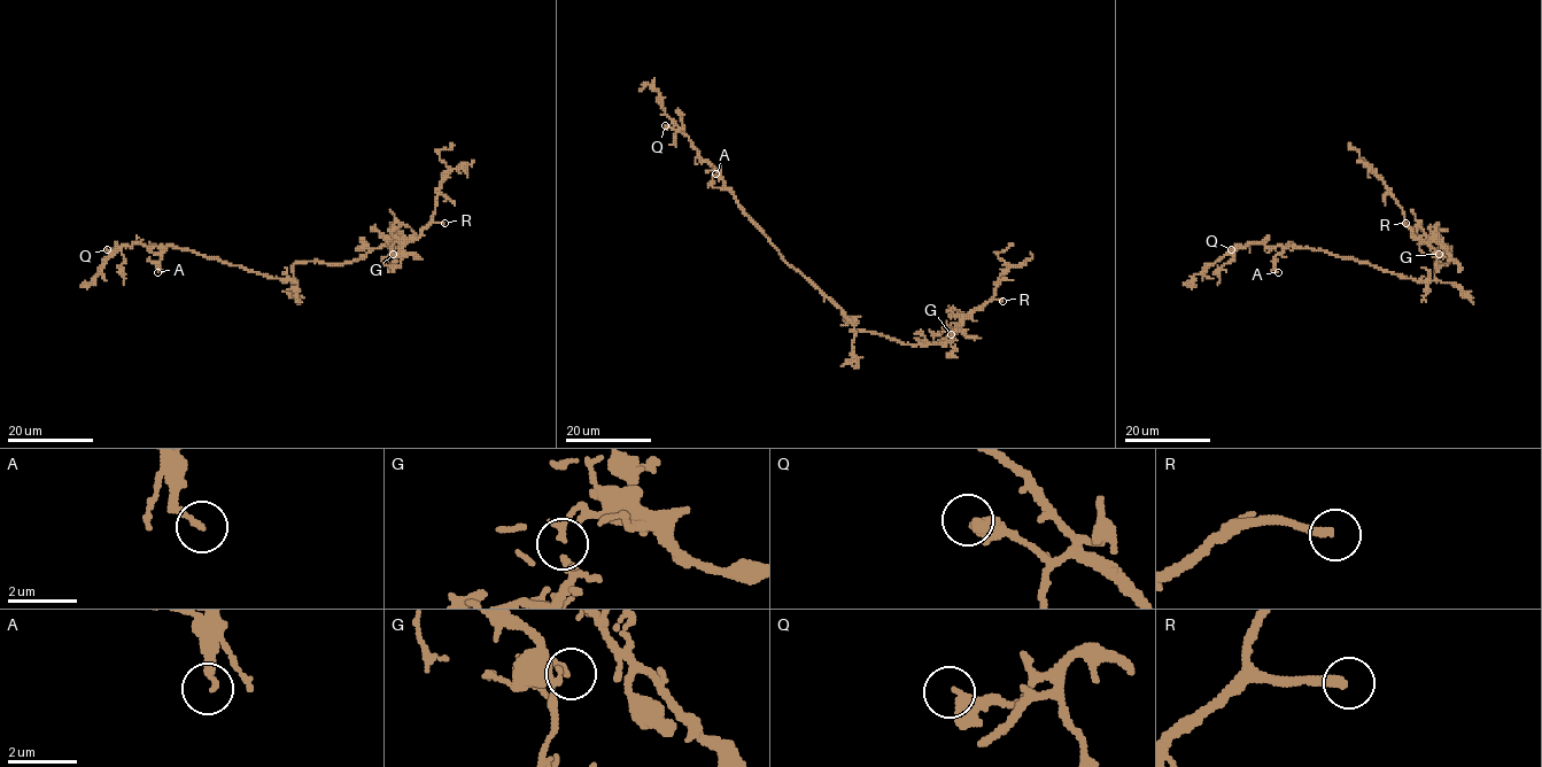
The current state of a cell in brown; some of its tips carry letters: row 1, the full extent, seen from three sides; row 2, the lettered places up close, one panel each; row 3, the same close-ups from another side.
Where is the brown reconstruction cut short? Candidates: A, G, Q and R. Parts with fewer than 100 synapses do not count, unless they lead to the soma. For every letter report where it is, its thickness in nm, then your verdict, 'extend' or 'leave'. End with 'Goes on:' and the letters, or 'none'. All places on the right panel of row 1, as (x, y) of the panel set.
A: at (1278, 272); 130 nm thick; leave
G: at (1439, 254); 190 nm thick; leave
Q: at (1231, 249); 240 nm thick; leave
R: at (1405, 223); 260 nm thick; extend
Goes on: R

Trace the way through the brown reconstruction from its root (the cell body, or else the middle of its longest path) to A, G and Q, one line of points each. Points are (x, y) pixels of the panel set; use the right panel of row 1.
A: (1412, 278), (1324, 250), (1295, 247), (1287, 247), (1276, 256), (1278, 272)
G: (1412, 278), (1432, 281), (1435, 263), (1450, 261), (1449, 248), (1431, 241), (1434, 254), (1439, 254)
Q: (1412, 278), (1311, 248), (1248, 243), (1231, 249)

